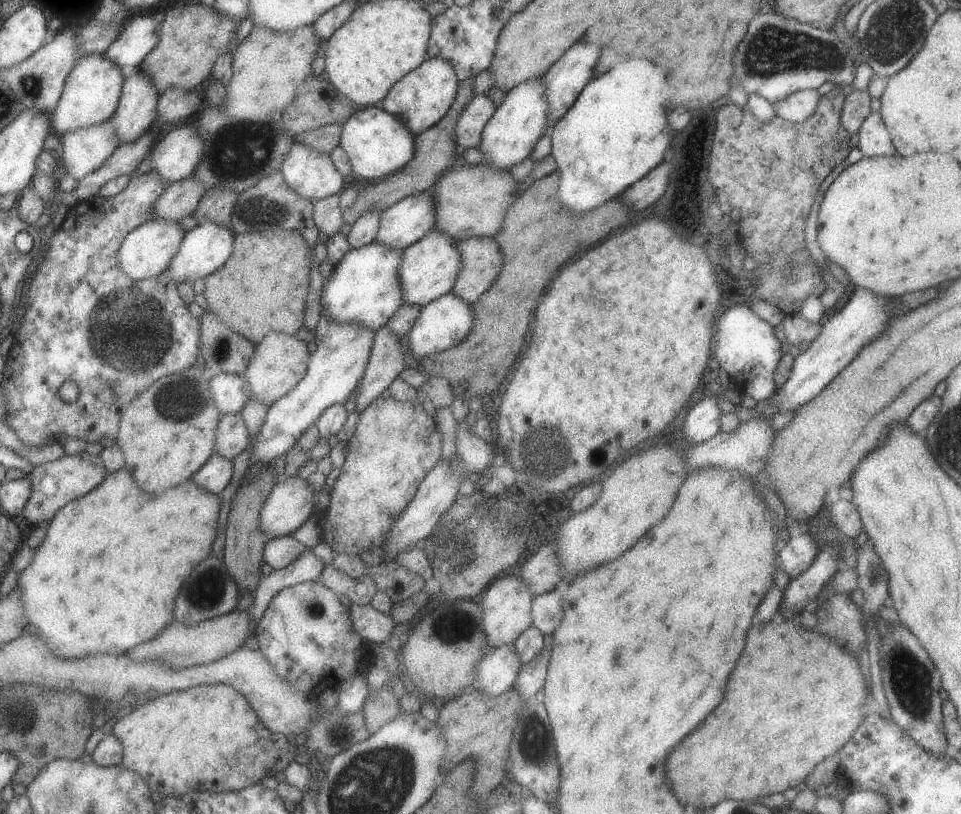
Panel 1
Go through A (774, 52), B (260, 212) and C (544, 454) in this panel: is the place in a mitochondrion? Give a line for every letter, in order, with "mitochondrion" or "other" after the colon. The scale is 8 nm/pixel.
A: mitochondrion
B: mitochondrion
C: mitochondrion

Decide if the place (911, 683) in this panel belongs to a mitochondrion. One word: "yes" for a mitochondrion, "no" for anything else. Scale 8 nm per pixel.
yes

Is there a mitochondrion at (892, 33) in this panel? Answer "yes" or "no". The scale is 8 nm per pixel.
yes

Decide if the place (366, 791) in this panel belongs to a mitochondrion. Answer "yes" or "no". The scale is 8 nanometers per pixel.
yes

